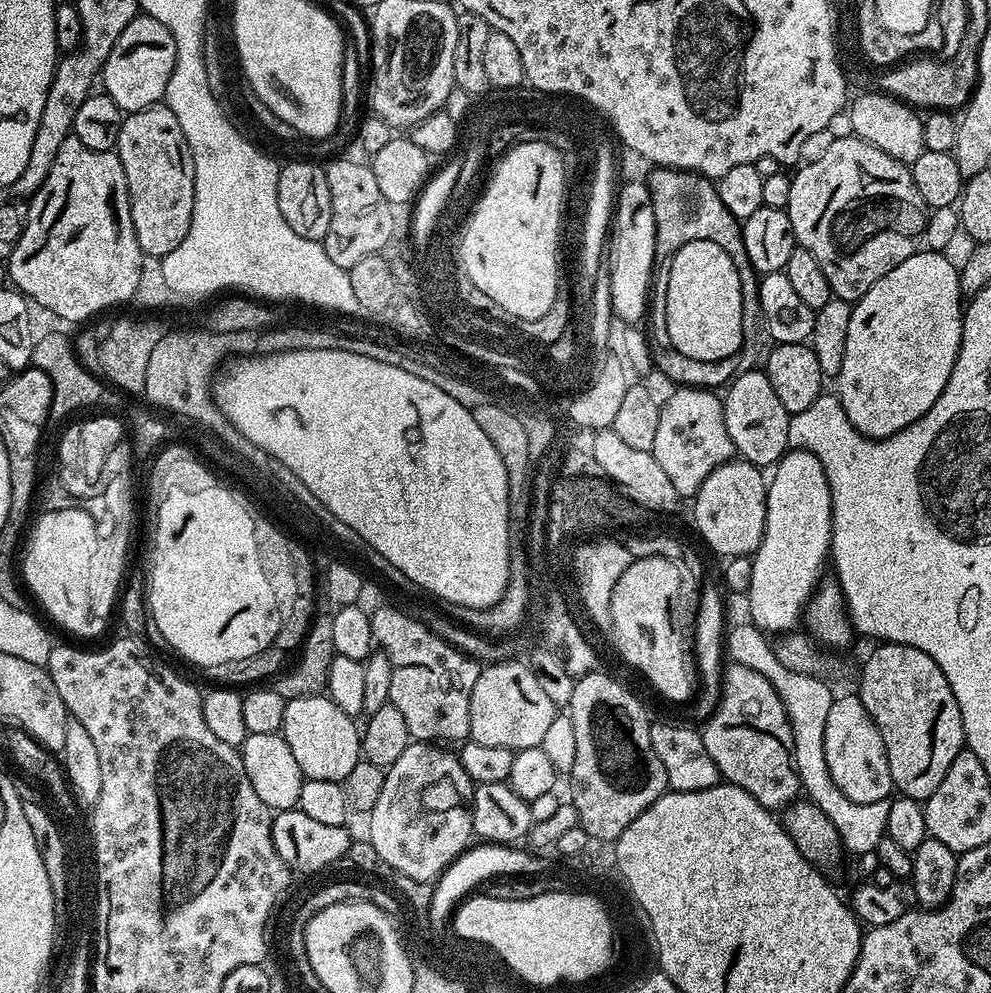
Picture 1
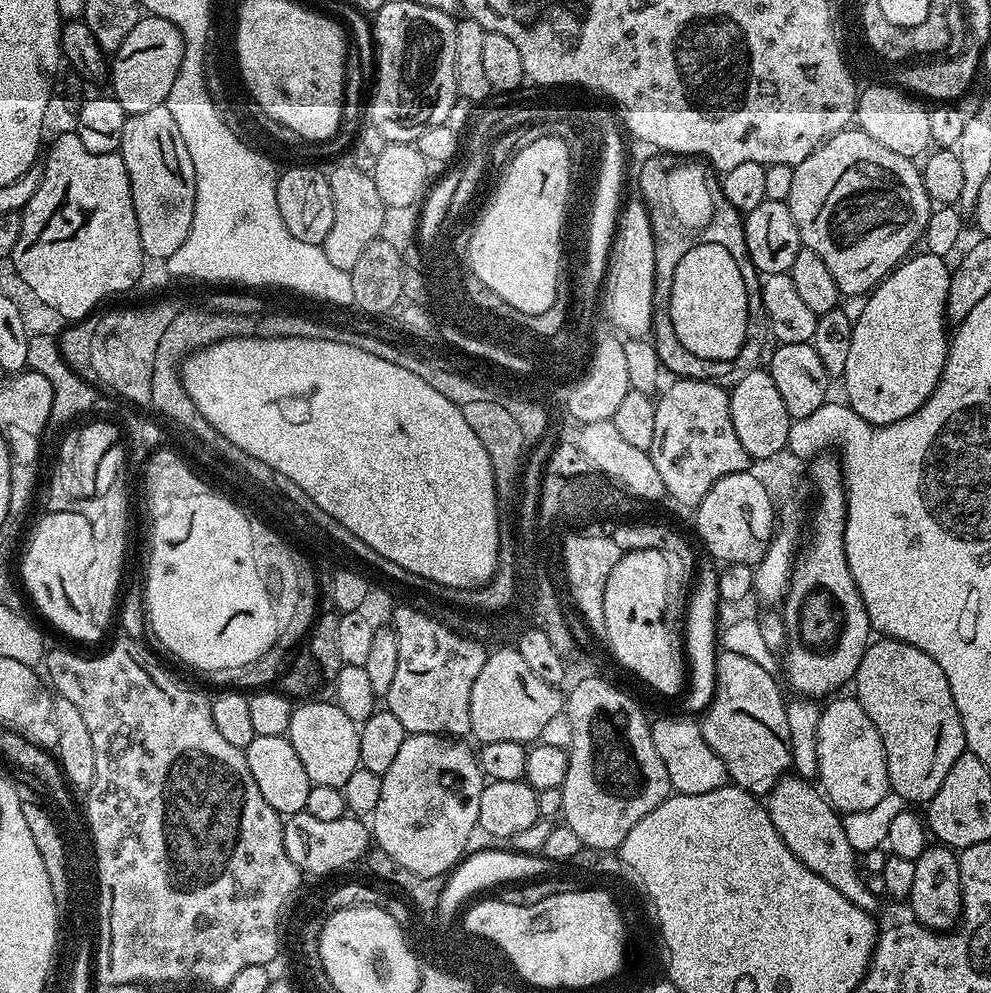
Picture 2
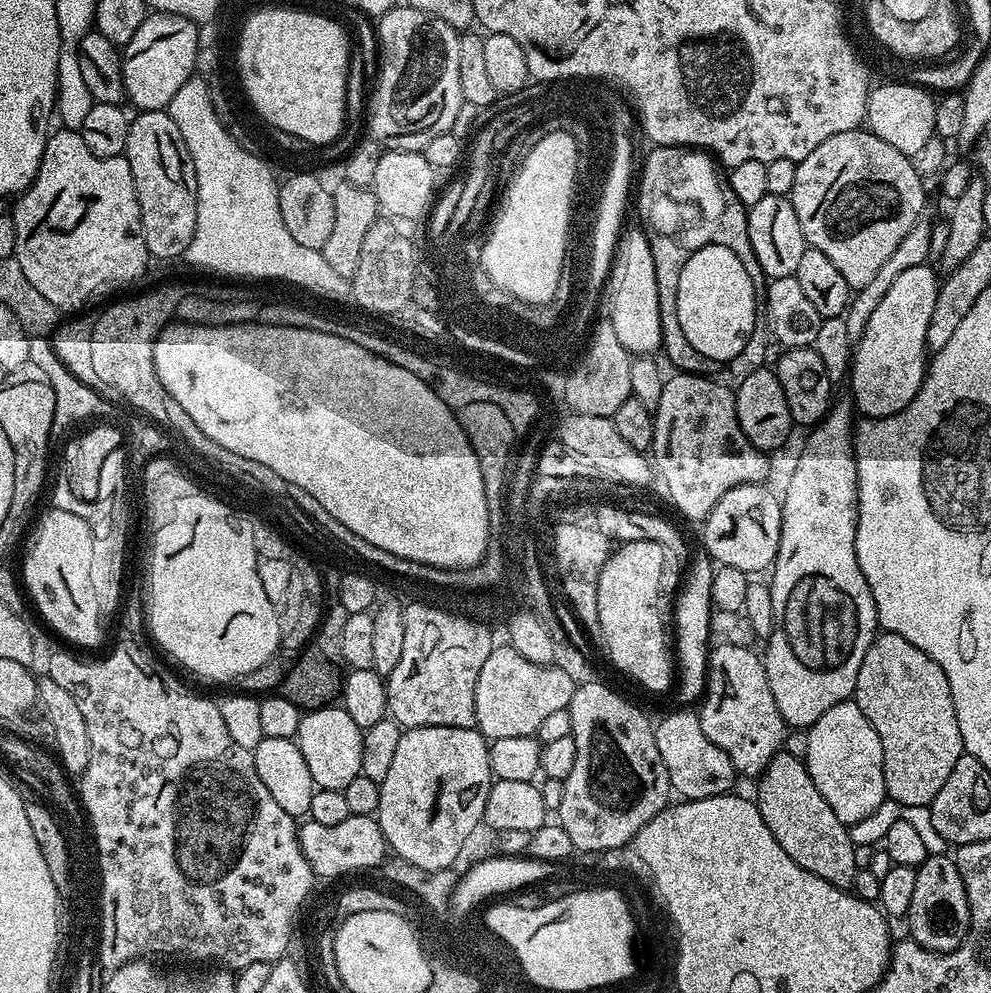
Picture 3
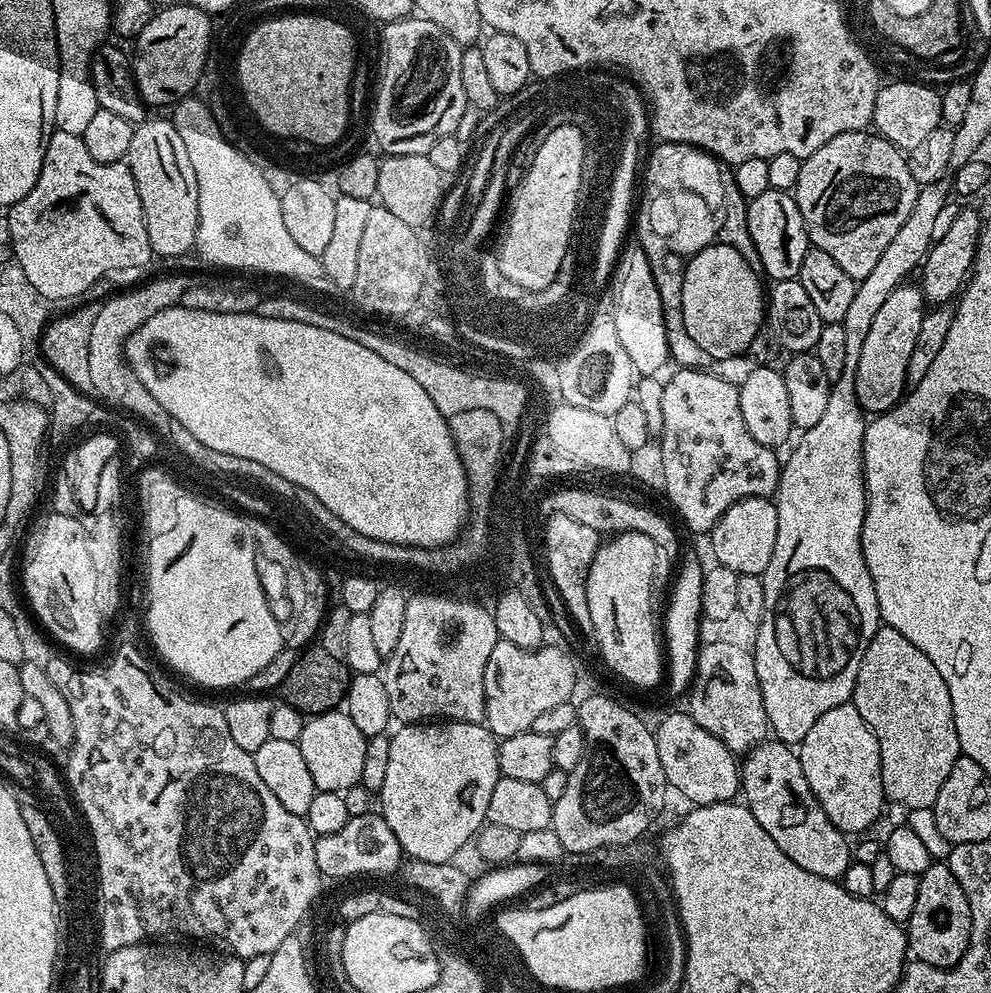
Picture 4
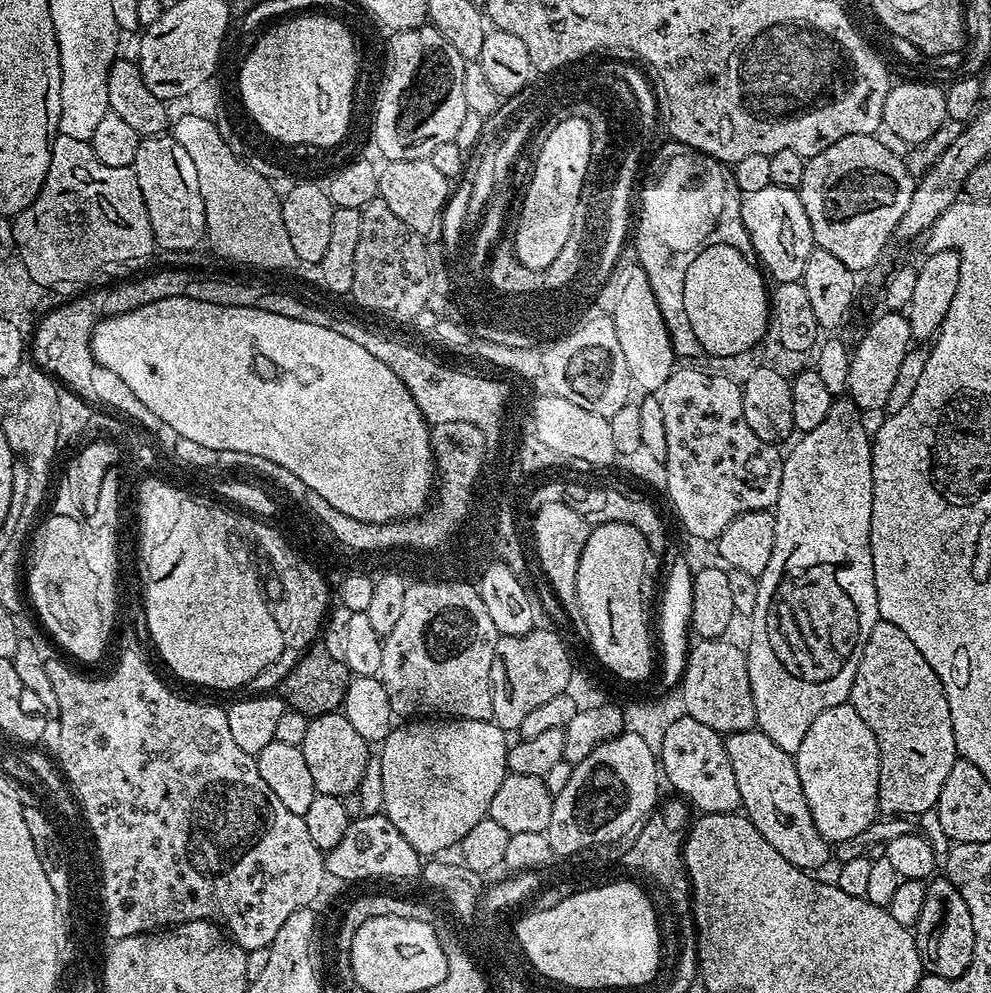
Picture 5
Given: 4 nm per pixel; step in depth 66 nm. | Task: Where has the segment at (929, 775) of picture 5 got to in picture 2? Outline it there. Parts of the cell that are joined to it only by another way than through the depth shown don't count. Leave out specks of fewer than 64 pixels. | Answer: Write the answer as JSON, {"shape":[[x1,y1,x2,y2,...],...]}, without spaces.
{"shape":[[876,638,862,654,855,684,854,699,866,710,882,738,889,789,901,801,909,800,909,805,927,805,938,794,950,766,966,751,962,718,942,666,904,640]]}

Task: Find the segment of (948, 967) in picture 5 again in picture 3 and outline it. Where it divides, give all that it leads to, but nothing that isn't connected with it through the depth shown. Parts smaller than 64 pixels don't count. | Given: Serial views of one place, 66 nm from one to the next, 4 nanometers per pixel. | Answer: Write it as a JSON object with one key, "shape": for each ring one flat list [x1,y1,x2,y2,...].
{"shape":[[929,853,916,868,913,895,904,920,908,923,909,937,932,952,953,952,964,941,969,930,969,898,961,871,949,853]]}

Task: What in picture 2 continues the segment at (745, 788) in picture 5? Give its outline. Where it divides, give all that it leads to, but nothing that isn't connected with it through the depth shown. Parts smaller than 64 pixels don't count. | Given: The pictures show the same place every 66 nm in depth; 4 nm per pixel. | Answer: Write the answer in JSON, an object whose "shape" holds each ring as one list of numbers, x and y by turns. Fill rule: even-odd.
{"shape":[[785,774,775,784,766,797,766,807,770,822,774,822,774,830,790,846,794,858,802,862,822,882,830,882,842,898,854,902,863,912,875,913,878,897,870,894,867,883,856,873,858,868,858,854,850,846,846,838,844,821,841,813,837,812,828,802,827,796,815,783,809,782,803,776],[813,784,813,785,812,785]]}

